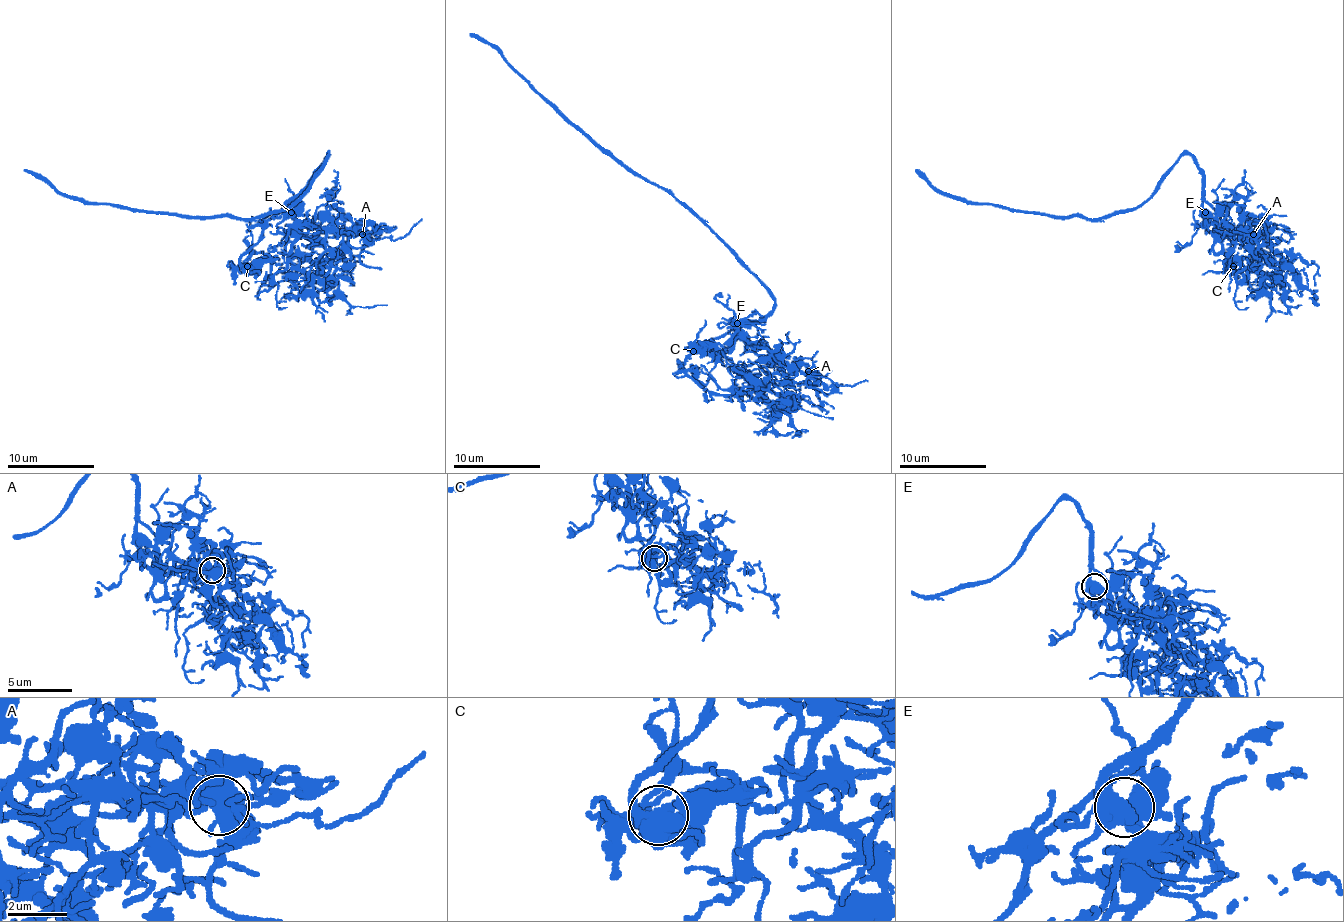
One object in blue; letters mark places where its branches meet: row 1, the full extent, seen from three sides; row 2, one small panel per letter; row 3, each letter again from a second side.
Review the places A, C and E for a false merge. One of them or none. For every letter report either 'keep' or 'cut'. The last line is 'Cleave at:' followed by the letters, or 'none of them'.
A: keep
C: keep
E: keep
Cleave at: none of them

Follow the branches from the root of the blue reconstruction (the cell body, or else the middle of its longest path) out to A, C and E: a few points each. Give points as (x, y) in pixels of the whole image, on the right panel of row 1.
A: (1151, 195), (1162, 175), (1188, 154), (1201, 171), (1203, 206), (1214, 217), (1223, 217), (1231, 227), (1253, 234)
C: (1151, 195), (1162, 175), (1188, 154), (1201, 171), (1201, 195), (1216, 212), (1227, 238), (1233, 245), (1233, 266)
E: (1151, 195), (1162, 175), (1188, 154), (1201, 171), (1205, 212)

